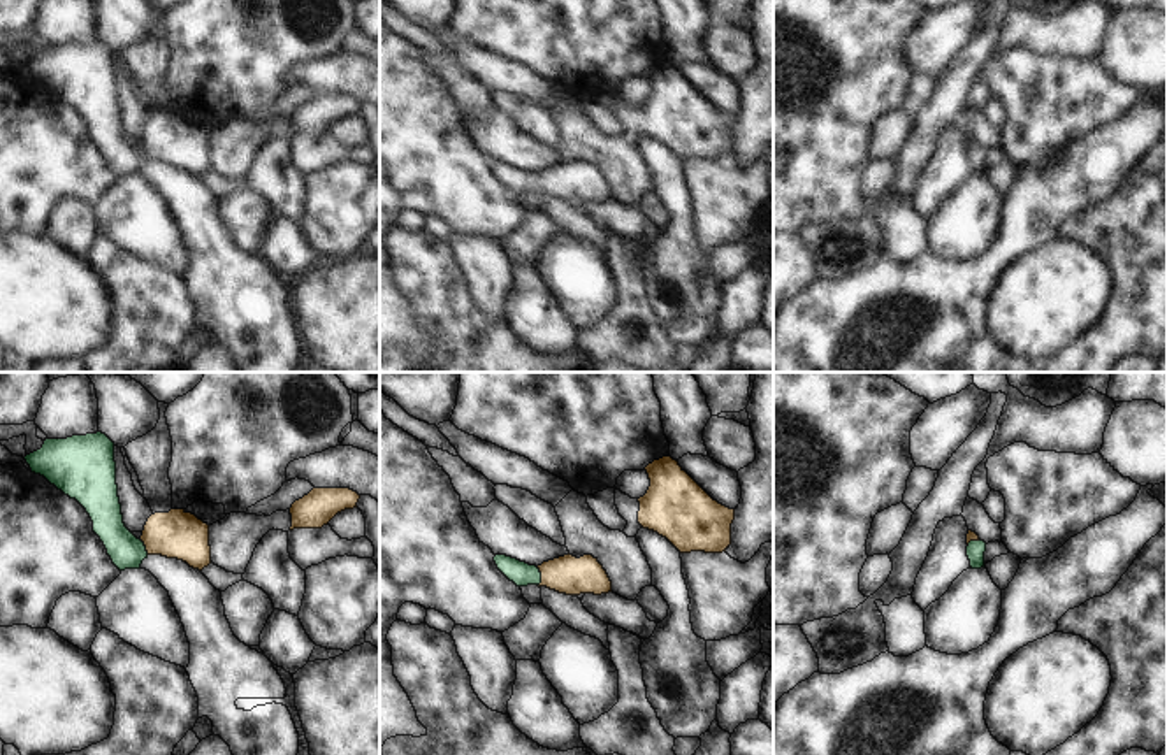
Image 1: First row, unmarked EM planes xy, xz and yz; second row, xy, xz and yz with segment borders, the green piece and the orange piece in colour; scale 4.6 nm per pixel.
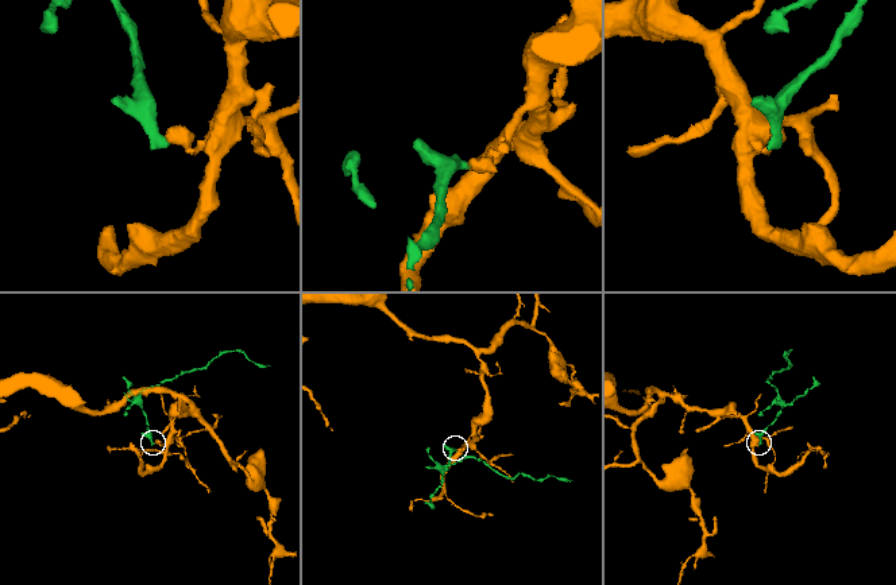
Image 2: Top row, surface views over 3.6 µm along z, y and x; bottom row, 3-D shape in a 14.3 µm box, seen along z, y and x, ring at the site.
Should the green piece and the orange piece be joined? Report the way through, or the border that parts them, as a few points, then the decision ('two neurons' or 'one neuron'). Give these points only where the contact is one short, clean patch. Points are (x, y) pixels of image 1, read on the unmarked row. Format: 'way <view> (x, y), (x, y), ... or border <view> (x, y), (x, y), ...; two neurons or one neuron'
way xz (521, 179), (540, 183), (568, 181); one neuron

